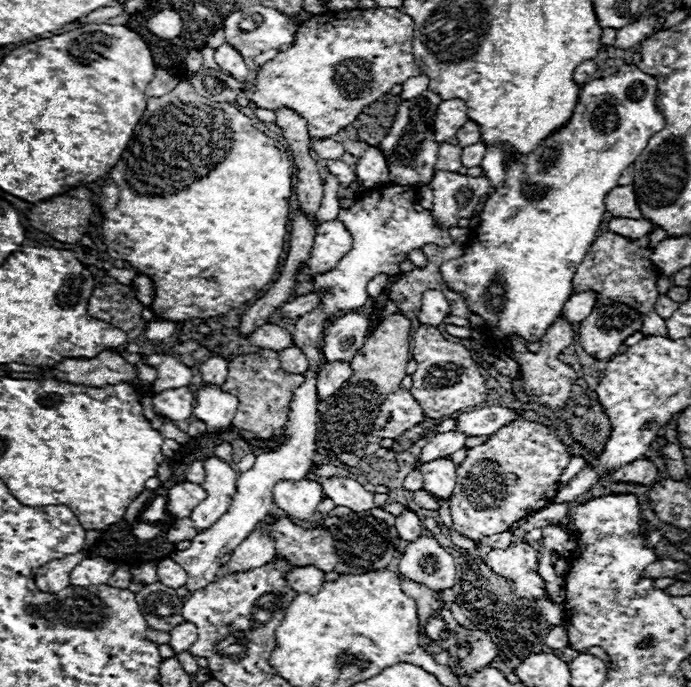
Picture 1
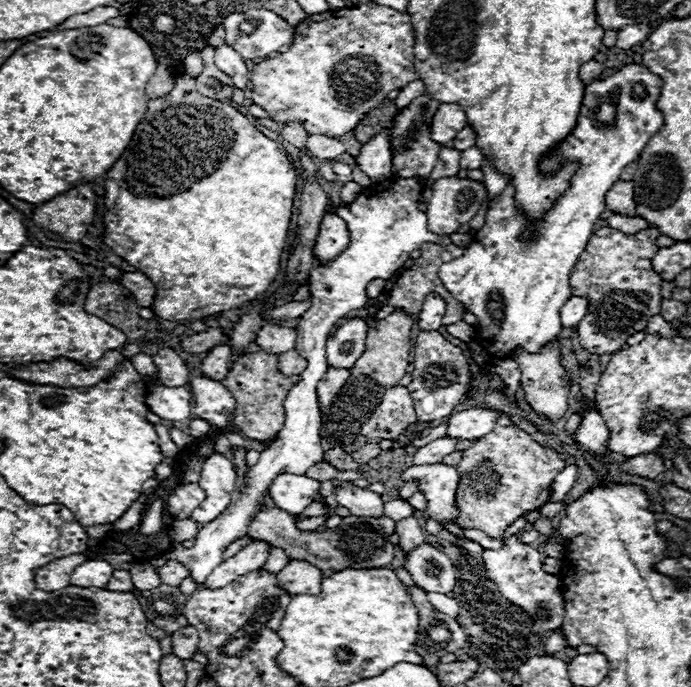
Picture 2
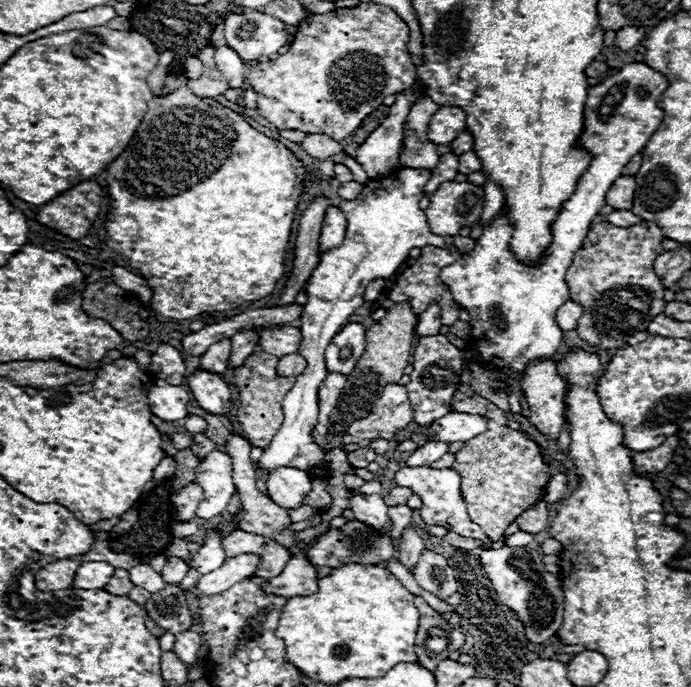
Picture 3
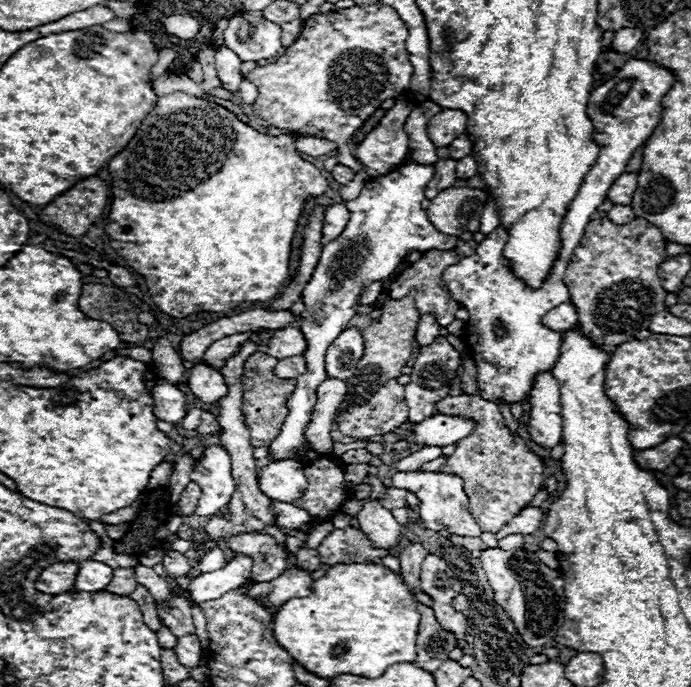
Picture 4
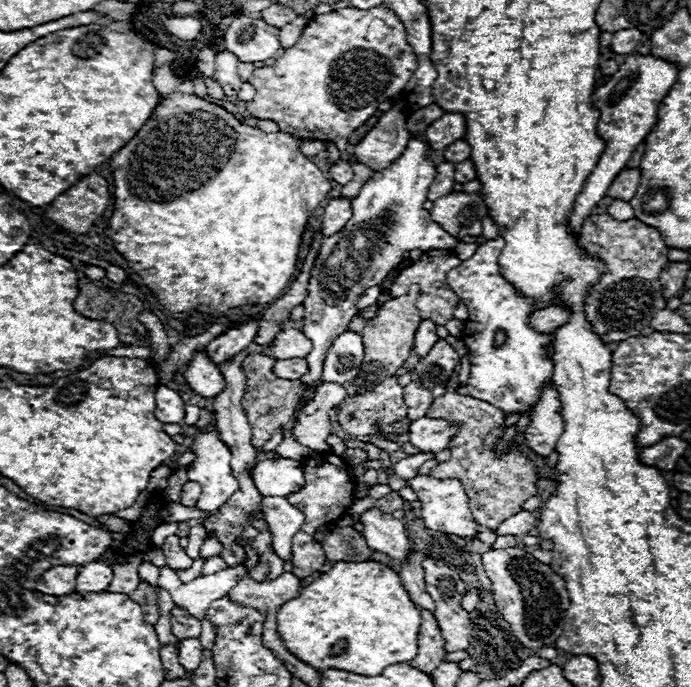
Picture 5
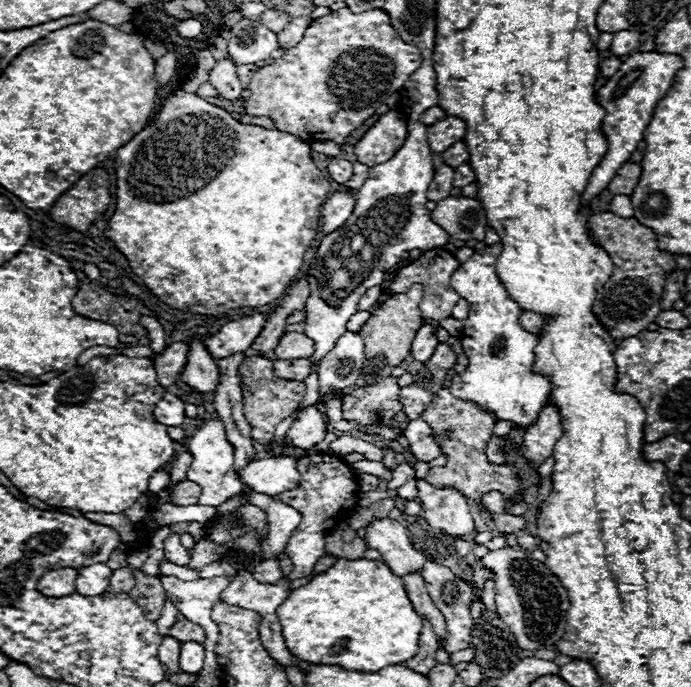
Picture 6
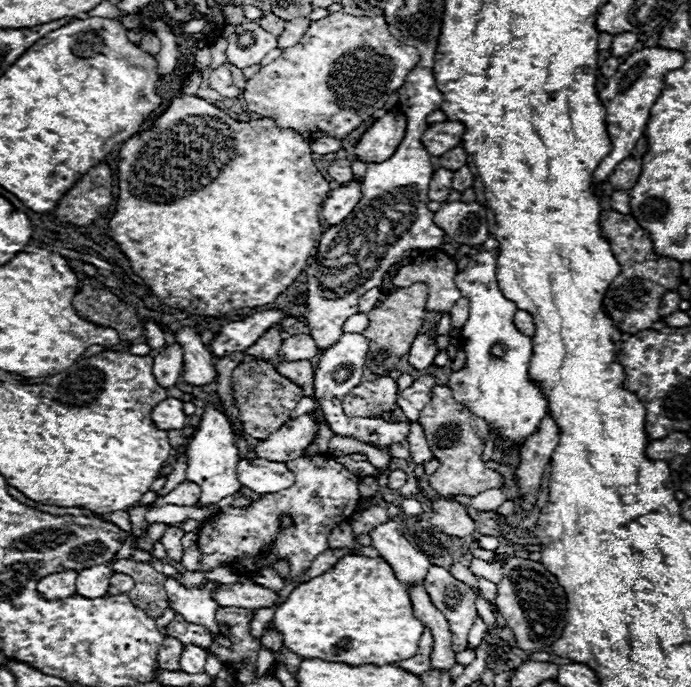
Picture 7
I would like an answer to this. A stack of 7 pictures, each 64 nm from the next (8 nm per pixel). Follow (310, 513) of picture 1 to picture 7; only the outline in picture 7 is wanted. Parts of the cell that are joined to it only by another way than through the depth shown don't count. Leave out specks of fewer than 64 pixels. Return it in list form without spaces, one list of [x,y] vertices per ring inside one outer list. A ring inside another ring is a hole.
[[[264,458],[240,460],[236,466],[236,474],[242,486],[258,492],[272,494],[284,488],[290,488],[296,476],[288,470],[286,462],[270,462]]]

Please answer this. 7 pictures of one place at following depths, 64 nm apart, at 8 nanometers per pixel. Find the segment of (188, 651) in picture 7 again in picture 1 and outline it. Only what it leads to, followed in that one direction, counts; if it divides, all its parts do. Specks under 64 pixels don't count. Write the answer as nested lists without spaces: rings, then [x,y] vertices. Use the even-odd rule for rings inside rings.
[[[182,622],[174,630],[170,630],[170,642],[168,642],[168,646],[174,652],[184,652],[184,650],[188,650],[196,642],[196,638],[198,638],[196,636],[196,626],[192,622]]]

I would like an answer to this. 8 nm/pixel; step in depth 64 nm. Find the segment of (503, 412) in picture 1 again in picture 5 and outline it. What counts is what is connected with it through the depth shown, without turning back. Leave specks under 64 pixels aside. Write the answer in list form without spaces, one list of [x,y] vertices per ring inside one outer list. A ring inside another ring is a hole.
[[[420,418],[410,424],[410,444],[420,452],[440,452],[448,446],[448,440],[458,432],[458,426],[452,426],[444,418]]]

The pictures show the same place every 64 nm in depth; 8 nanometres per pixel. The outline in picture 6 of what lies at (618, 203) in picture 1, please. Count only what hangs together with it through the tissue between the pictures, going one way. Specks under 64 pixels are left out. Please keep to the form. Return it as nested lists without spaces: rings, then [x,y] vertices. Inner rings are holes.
[[[626,162],[618,172],[616,172],[616,178],[612,178],[612,184],[608,186],[608,190],[616,196],[616,194],[624,194],[624,196],[630,196],[636,188],[640,180],[640,164],[632,164],[632,162]]]

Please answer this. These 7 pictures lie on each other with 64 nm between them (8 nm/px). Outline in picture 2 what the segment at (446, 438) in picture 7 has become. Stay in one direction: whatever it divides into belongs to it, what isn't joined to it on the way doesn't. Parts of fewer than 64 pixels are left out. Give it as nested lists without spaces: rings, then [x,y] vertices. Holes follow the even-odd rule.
[[[504,414],[490,434],[486,434],[484,438],[478,438],[468,450],[464,450],[462,462],[456,466],[456,470],[460,470],[460,486],[456,492],[460,528],[478,528],[492,538],[500,538],[514,520],[518,520],[520,516],[524,516],[530,510],[538,510],[540,506],[544,506],[548,502],[550,486],[552,486],[554,478],[564,470],[564,466],[566,466],[566,460],[558,450],[540,446],[530,434],[520,430],[508,418],[508,414]]]

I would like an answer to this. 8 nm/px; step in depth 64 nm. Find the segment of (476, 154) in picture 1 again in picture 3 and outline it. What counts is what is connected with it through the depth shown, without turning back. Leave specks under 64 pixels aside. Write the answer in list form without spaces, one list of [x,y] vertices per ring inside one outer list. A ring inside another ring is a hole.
[[[470,150],[468,154],[462,154],[462,156],[460,156],[458,170],[460,170],[462,174],[472,174],[472,172],[476,172],[476,170],[480,170],[480,168],[482,168],[482,162],[480,162],[480,158],[476,156],[474,150]]]

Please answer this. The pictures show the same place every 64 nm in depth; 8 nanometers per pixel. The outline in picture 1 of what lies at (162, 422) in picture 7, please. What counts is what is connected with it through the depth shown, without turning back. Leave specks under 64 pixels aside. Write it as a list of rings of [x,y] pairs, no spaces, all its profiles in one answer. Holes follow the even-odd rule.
[[[182,386],[182,388],[164,390],[152,396],[152,402],[154,402],[156,412],[160,412],[168,420],[178,422],[178,420],[188,420],[192,416],[196,398],[188,386]]]

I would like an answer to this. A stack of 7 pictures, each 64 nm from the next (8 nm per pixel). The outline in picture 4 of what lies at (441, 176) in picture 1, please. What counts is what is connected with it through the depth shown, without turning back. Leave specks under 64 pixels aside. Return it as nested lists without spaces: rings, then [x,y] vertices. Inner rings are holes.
[[[450,186],[448,190],[442,190],[436,198],[432,198],[432,204],[426,214],[428,220],[442,234],[460,236],[462,232],[478,232],[484,202],[484,190]]]

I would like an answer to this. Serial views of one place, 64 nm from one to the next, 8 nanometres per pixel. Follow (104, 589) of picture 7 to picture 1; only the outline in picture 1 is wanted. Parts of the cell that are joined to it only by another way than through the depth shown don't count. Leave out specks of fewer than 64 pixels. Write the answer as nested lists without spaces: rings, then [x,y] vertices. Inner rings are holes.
[[[84,558],[84,562],[80,562],[70,576],[70,584],[72,586],[100,586],[106,584],[110,580],[110,576],[114,574],[116,566],[106,560],[106,558]]]

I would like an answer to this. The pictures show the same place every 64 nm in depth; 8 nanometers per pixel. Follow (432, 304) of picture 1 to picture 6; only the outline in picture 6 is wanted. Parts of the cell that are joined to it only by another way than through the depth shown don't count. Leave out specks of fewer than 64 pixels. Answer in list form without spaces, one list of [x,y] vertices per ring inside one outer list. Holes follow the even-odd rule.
[[[422,324],[420,330],[416,332],[416,338],[412,342],[412,356],[418,360],[418,362],[426,362],[432,352],[436,350],[436,334],[434,334],[434,326],[430,324]]]

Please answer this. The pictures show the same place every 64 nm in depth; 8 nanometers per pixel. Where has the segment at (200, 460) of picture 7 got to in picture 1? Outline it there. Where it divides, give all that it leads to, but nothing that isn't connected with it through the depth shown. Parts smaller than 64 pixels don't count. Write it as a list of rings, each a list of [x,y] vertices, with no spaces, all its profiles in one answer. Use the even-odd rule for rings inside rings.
[[[214,456],[204,462],[204,470],[206,482],[202,484],[202,488],[208,492],[208,498],[200,502],[200,506],[196,506],[196,510],[190,516],[196,532],[202,532],[214,522],[218,522],[218,518],[222,518],[228,512],[232,498],[236,494],[238,474],[230,468],[230,464]]]

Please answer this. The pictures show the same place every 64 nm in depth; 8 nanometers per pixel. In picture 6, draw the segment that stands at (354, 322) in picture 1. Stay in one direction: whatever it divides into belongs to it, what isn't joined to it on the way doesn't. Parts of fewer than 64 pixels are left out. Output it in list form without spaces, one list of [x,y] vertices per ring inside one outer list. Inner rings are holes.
[[[344,332],[336,346],[320,360],[318,366],[318,382],[320,392],[324,394],[328,388],[344,390],[346,386],[352,386],[360,372],[364,362],[364,340],[358,332]]]

